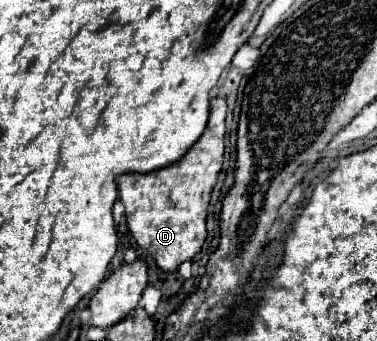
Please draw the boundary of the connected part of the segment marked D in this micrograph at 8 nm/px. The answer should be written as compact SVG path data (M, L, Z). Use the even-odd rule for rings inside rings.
M226 99L210 101L210 119L202 137L176 163L152 173L128 173L116 179L120 201L126 205L128 229L136 243L146 249L164 271L176 271L180 263L192 259L206 241L206 217L210 193L218 181L224 161Z

